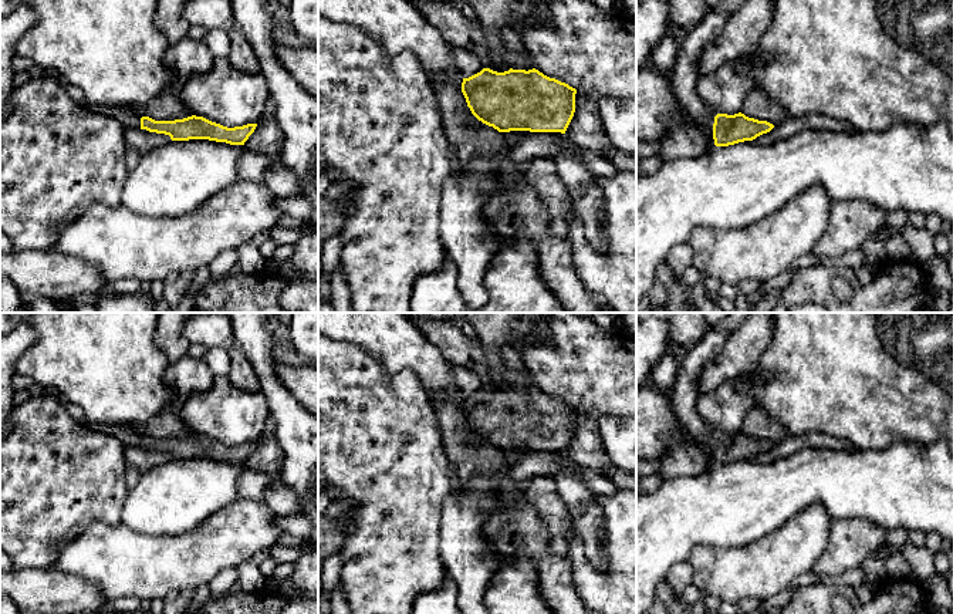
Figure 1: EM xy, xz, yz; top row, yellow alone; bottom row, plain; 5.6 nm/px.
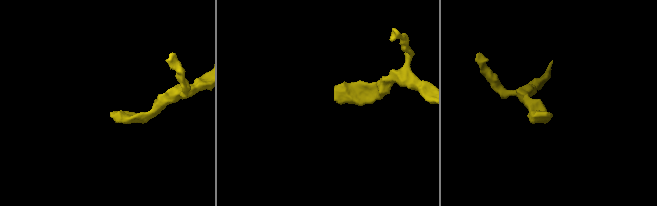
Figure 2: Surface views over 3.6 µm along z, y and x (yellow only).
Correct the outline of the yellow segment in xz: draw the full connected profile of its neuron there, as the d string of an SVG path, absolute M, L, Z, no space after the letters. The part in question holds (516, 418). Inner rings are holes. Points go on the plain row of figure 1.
M483 387L480 391L463 397L462 411L472 432L483 442L499 451L561 451L565 452L574 431L577 408L538 388L513 388L497 391Z

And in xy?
M98 424L91 426L115 436L125 446L165 452L169 453L172 459L209 458L230 463L244 463L257 445L257 442L247 442L243 445L227 446L196 433L175 439L155 439L149 435L139 433L129 425Z

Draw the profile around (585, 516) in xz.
M575 465L555 473L554 482L568 510L571 529L582 542L587 559L598 571L606 571L604 515L597 493L588 488Z

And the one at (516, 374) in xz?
M504 348L501 351L501 361L504 364L504 372L501 381L513 388L533 388L533 378L524 364L523 354L514 348Z

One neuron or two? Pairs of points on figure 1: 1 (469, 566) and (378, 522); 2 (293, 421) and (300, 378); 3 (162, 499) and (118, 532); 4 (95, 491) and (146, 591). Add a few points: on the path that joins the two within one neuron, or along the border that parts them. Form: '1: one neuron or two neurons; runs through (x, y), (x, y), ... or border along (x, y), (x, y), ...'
1: two neurons; border along (440, 518), (440, 560), (445, 569)
2: two neurons; border along (276, 371), (280, 383), (303, 407)
3: two neurons; border along (122, 520), (141, 533), (158, 537)
4: two neurons; border along (121, 520), (114, 523), (93, 522), (81, 533)

